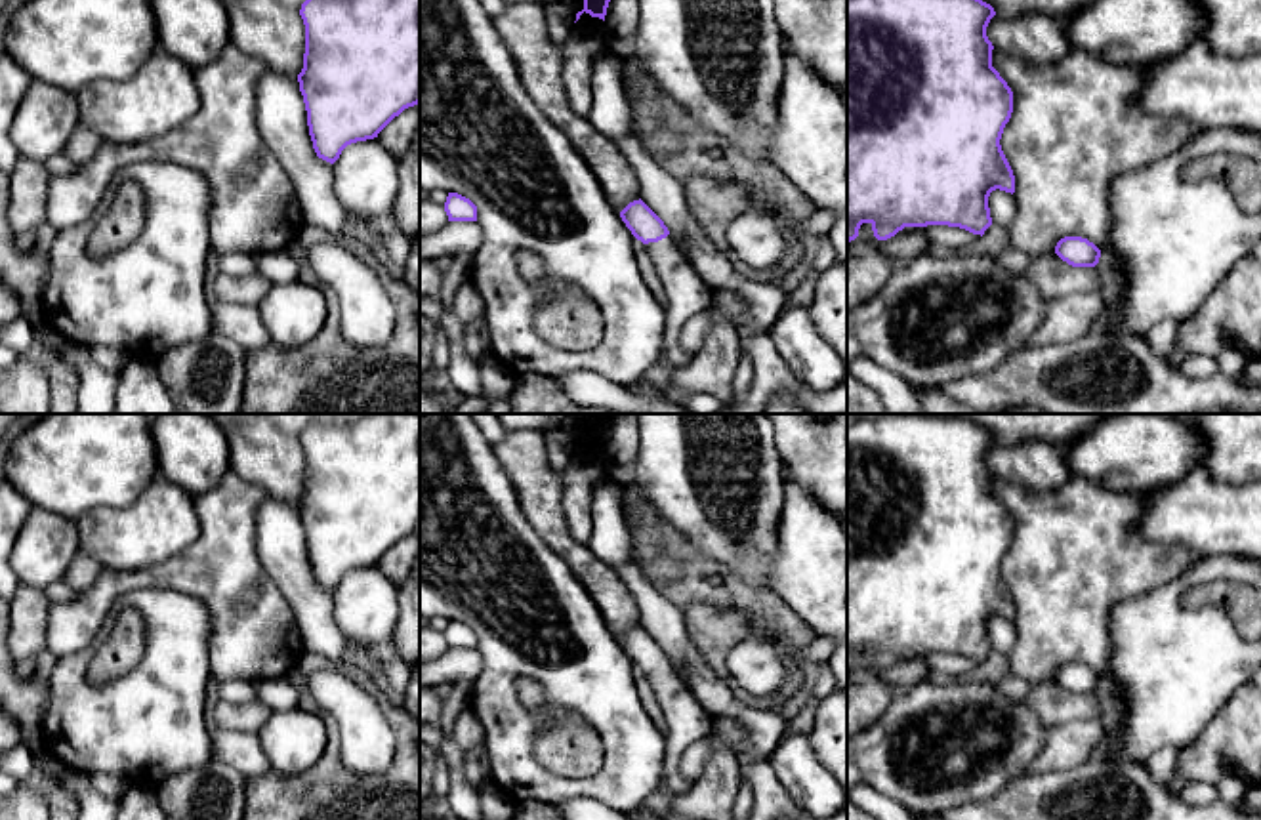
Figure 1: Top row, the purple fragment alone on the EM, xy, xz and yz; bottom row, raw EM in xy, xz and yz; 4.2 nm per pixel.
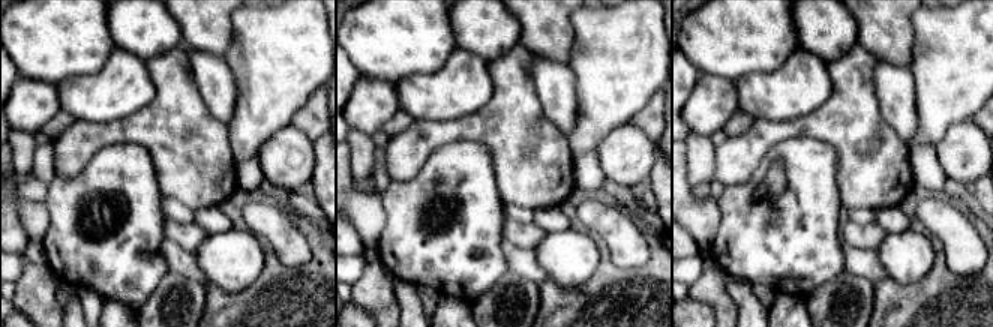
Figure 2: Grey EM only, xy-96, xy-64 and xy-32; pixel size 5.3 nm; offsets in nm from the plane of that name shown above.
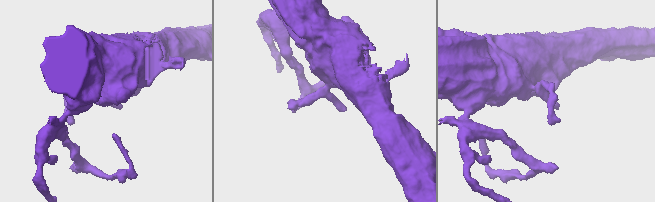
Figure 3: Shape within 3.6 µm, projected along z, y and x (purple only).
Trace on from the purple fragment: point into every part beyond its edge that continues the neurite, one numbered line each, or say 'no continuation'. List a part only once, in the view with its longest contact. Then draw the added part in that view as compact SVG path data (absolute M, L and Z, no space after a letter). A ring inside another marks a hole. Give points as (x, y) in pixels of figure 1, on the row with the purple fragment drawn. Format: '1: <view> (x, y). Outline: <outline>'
1: xz (687, 294). Outline: M672 235L658 242L649 242L647 250L656 265L668 297L664 330L666 360L672 370L679 370L691 360L691 355L679 347L679 330L693 315L698 315L704 309L712 290L698 277Z

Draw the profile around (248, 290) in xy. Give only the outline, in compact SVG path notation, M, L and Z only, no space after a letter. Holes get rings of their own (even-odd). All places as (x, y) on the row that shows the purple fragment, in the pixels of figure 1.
M219 273L214 282L214 292L217 301L223 303L258 305L267 296L271 286L273 284L259 273L246 277Z

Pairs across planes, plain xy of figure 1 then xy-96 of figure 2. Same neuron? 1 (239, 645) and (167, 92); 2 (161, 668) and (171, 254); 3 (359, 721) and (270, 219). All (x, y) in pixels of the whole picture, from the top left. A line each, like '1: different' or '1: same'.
1: same
2: different
3: same

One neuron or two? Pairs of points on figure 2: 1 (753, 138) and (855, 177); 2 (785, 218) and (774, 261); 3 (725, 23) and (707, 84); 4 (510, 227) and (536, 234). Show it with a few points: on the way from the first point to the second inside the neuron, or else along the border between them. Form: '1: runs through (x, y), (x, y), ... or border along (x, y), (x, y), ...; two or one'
1: runs through (783, 129), (825, 128), (845, 147); one
2: runs through (785, 228), (785, 240), (774, 251); one
3: border along (702, 74), (711, 74), (734, 83); two
4: runs through (516, 233), (530, 234); one

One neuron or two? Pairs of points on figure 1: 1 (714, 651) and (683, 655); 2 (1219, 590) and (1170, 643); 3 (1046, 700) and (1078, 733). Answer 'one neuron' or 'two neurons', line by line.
1: two neurons
2: two neurons
3: two neurons

